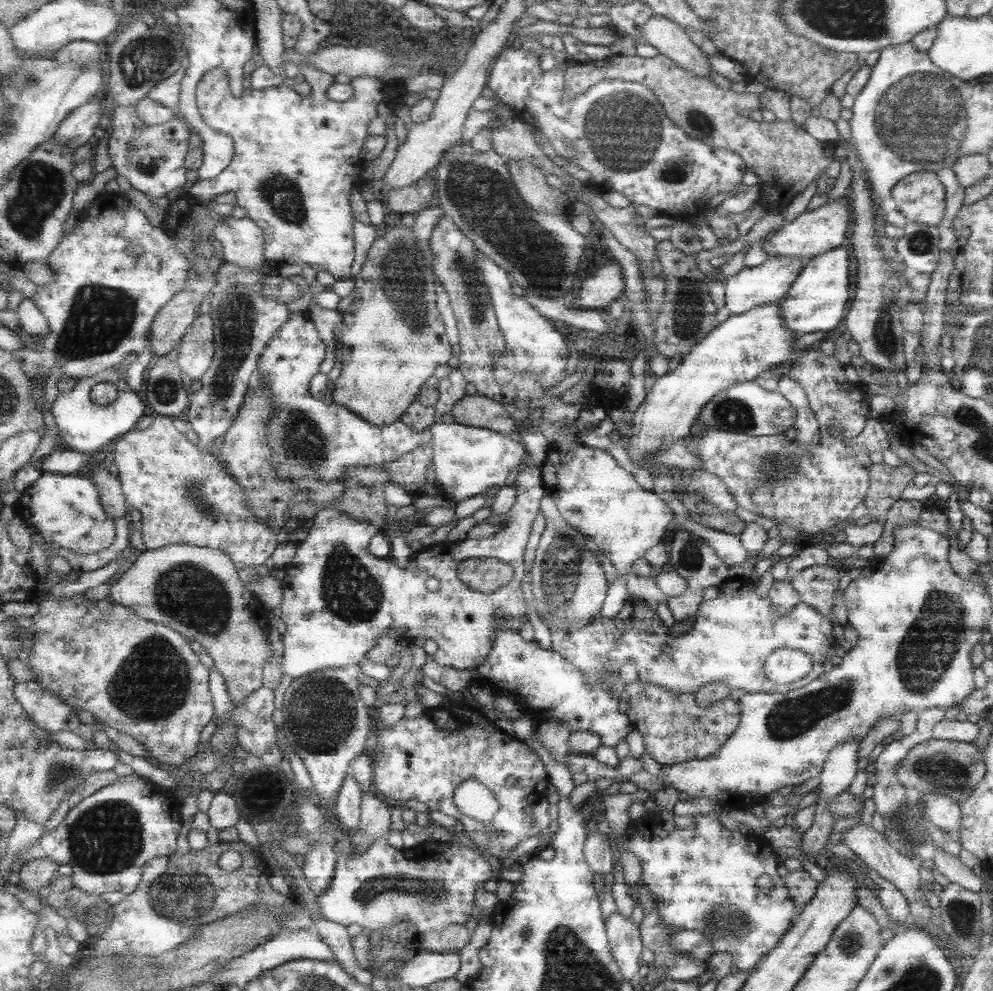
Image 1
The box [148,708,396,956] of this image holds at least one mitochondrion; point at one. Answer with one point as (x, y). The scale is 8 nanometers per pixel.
(189, 896)

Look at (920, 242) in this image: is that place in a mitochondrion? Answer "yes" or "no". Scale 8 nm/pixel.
yes

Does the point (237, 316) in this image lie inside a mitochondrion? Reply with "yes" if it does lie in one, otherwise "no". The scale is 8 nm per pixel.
yes

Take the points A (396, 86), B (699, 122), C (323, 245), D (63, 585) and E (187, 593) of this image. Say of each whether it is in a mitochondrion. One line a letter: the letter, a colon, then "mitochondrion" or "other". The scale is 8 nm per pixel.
A: other
B: mitochondrion
C: other
D: other
E: mitochondrion

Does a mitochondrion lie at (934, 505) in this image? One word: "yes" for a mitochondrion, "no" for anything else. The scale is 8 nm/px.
no

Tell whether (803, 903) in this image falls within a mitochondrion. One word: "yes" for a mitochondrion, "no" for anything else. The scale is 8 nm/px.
no

